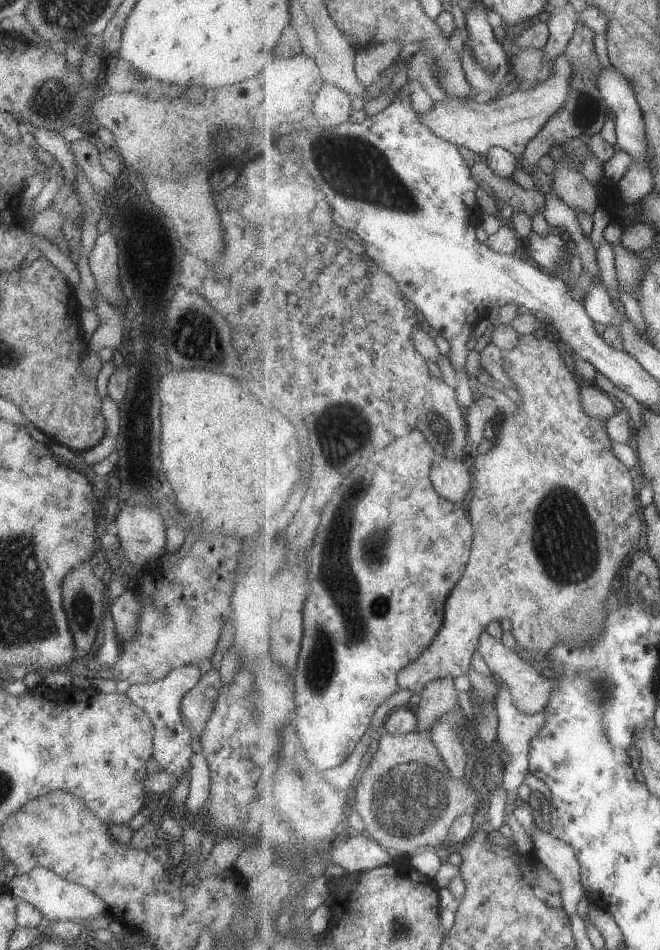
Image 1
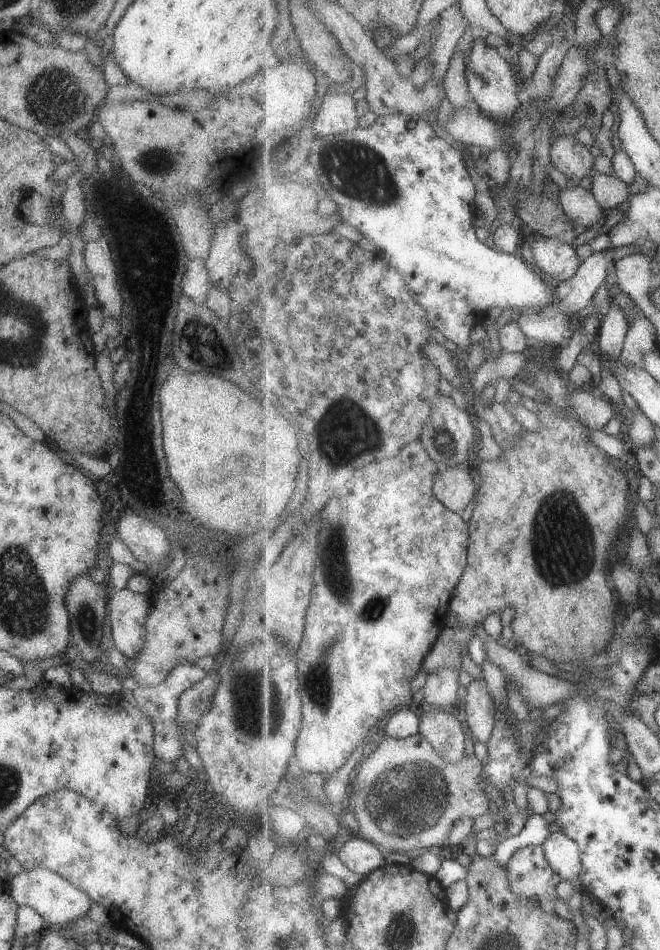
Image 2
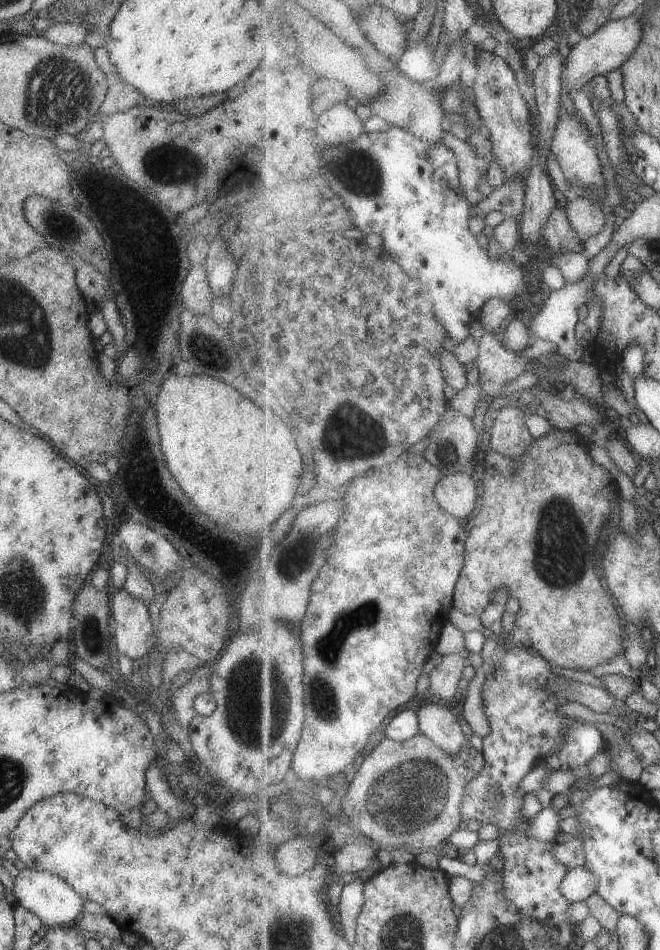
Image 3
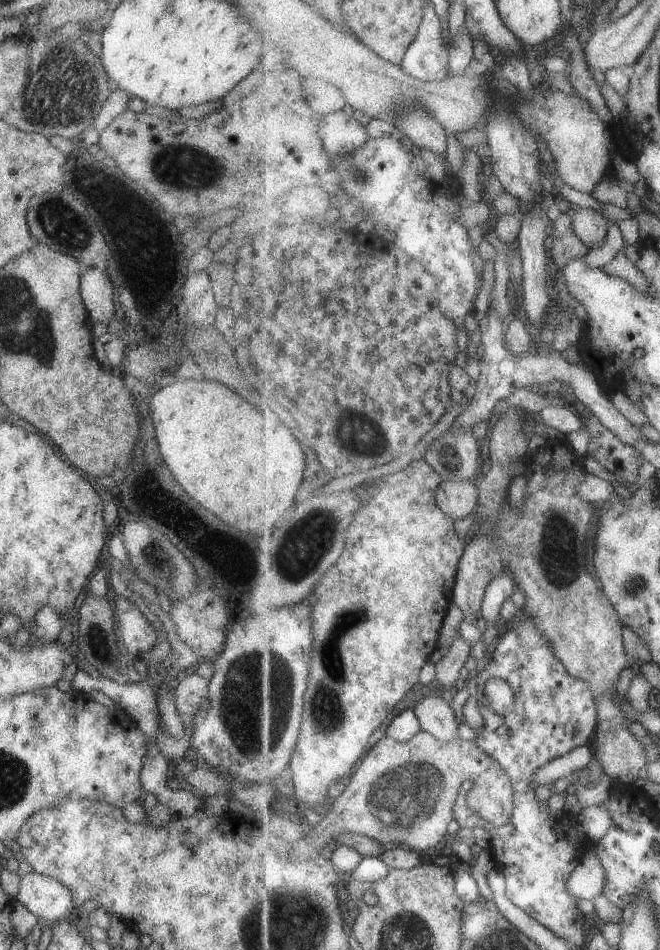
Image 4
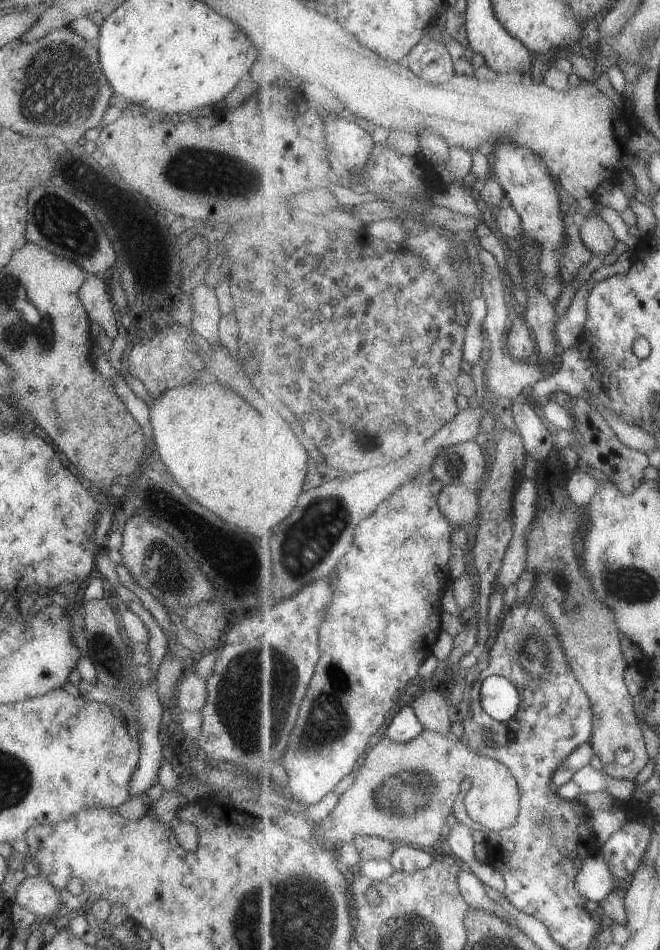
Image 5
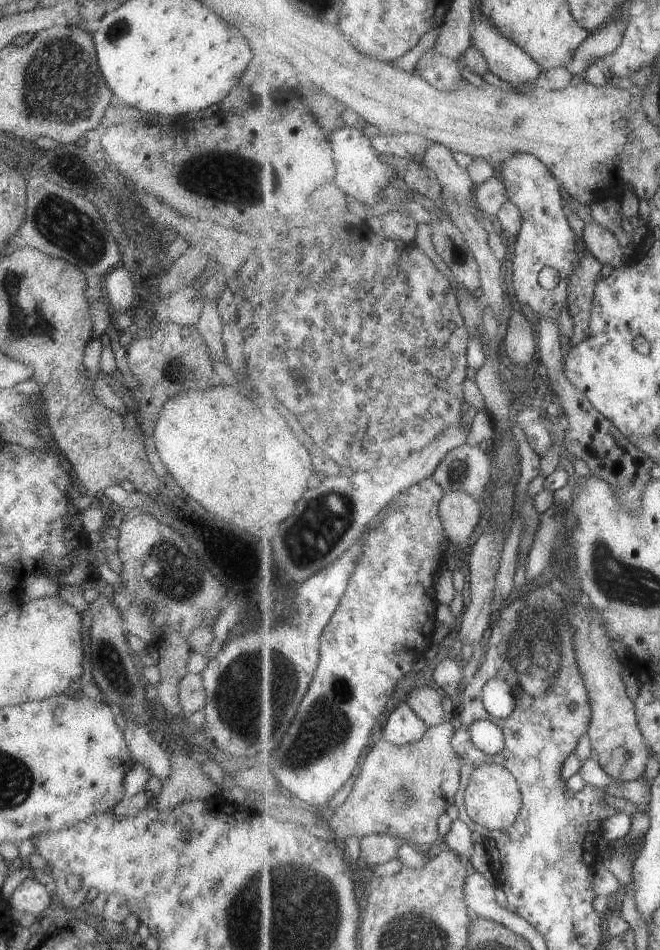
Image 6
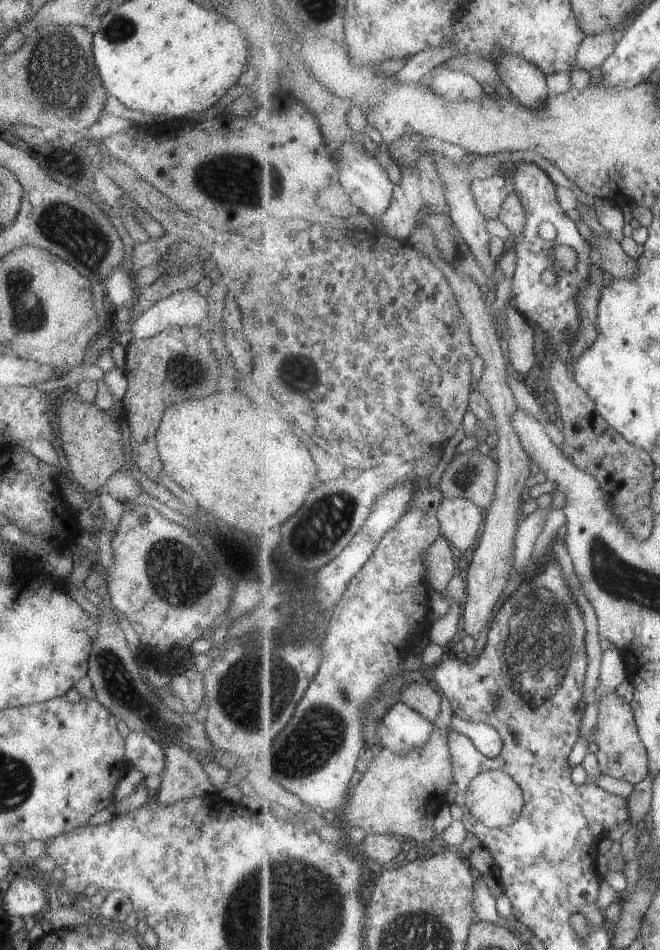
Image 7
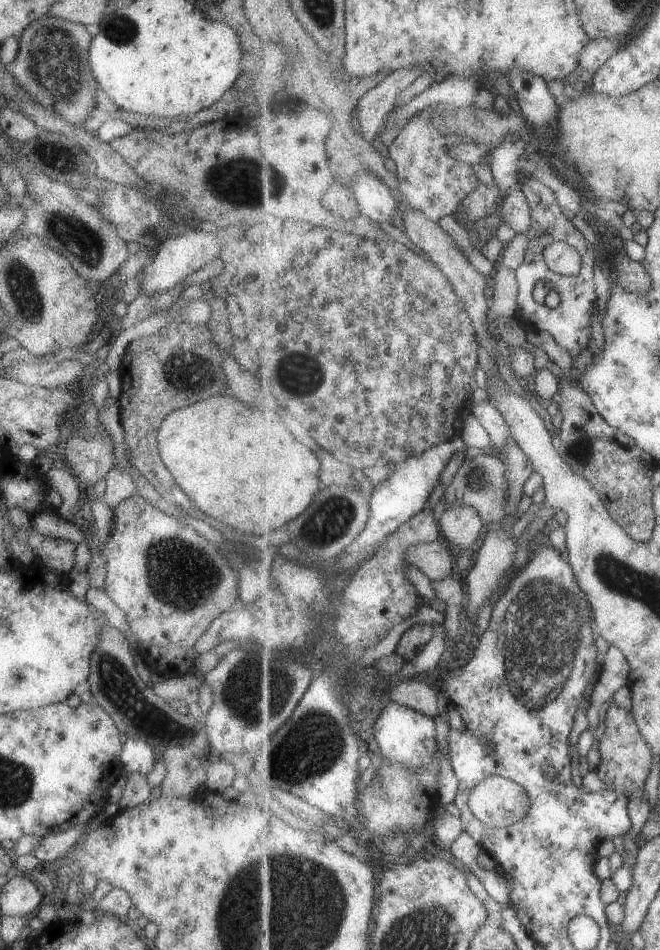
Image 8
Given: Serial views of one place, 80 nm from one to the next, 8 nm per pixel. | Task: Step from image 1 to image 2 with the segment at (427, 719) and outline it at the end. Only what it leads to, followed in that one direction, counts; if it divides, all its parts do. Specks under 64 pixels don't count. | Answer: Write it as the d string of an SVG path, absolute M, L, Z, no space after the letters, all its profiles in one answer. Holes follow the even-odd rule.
M441 667L427 676L423 687L424 701L420 708L454 710L459 698L459 676L463 669L461 667Z

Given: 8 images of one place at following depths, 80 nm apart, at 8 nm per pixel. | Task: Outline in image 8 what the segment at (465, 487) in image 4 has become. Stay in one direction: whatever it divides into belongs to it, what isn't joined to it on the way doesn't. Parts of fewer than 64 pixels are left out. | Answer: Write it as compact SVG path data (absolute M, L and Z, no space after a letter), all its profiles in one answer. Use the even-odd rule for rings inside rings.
M447 506L439 520L442 536L452 542L454 548L467 549L479 540L485 526L484 519L474 506Z

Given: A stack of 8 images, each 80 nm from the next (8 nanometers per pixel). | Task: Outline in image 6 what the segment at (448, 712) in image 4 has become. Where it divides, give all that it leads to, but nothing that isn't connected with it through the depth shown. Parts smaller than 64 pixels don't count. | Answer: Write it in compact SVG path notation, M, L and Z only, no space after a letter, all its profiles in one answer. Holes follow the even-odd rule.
M437 686L419 687L407 696L409 706L430 726L437 726L445 720L443 698L445 694Z

